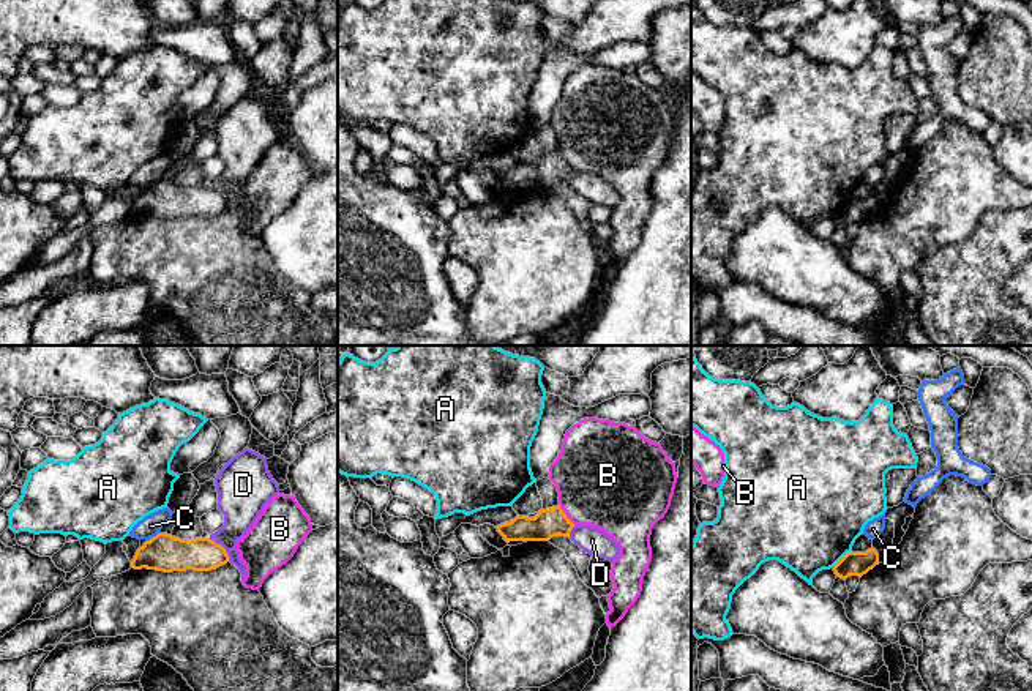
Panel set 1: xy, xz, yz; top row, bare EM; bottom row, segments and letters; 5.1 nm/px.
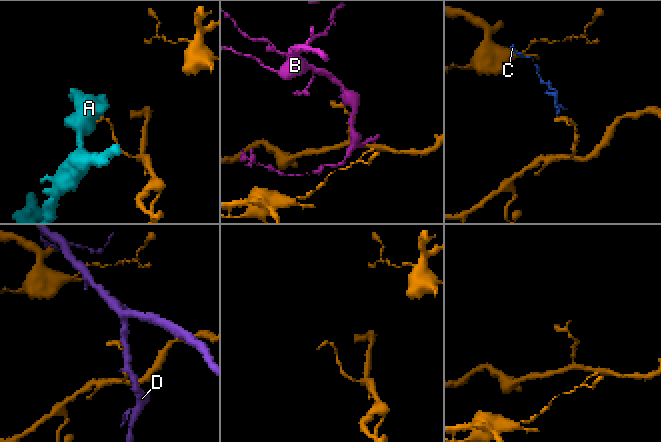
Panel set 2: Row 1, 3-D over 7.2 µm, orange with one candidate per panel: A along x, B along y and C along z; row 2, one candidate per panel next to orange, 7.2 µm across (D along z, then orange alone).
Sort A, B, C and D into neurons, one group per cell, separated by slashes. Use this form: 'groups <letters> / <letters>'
groups A / B / C / D

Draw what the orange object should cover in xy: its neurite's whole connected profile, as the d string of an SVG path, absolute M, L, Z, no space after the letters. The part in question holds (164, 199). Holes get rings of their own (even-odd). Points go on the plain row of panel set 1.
M158 180L137 196L131 215L172 218L210 218L229 208L221 191L210 185L180 186L167 180Z

